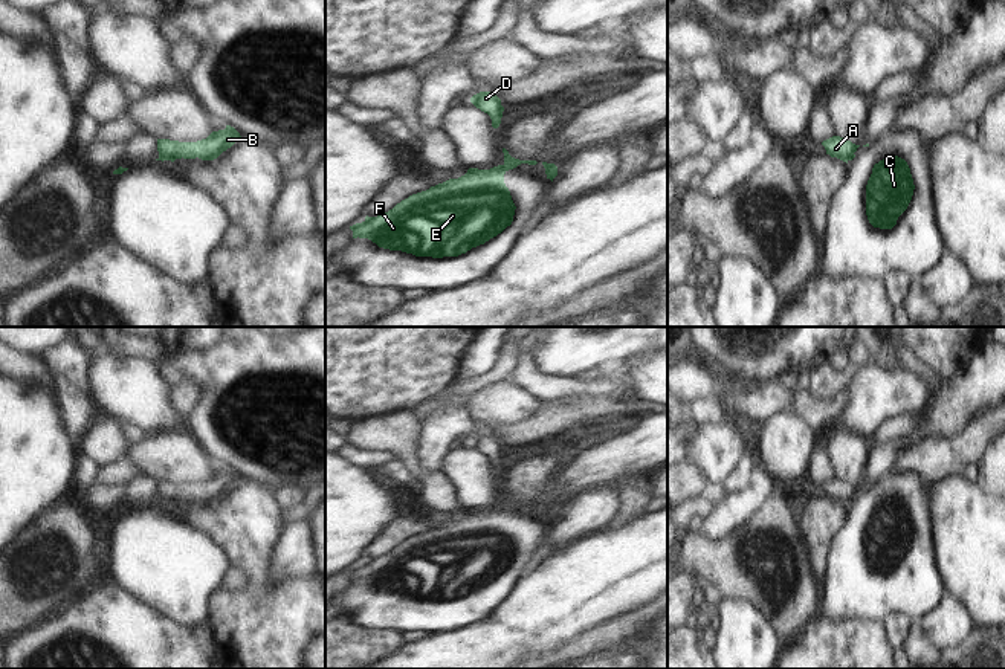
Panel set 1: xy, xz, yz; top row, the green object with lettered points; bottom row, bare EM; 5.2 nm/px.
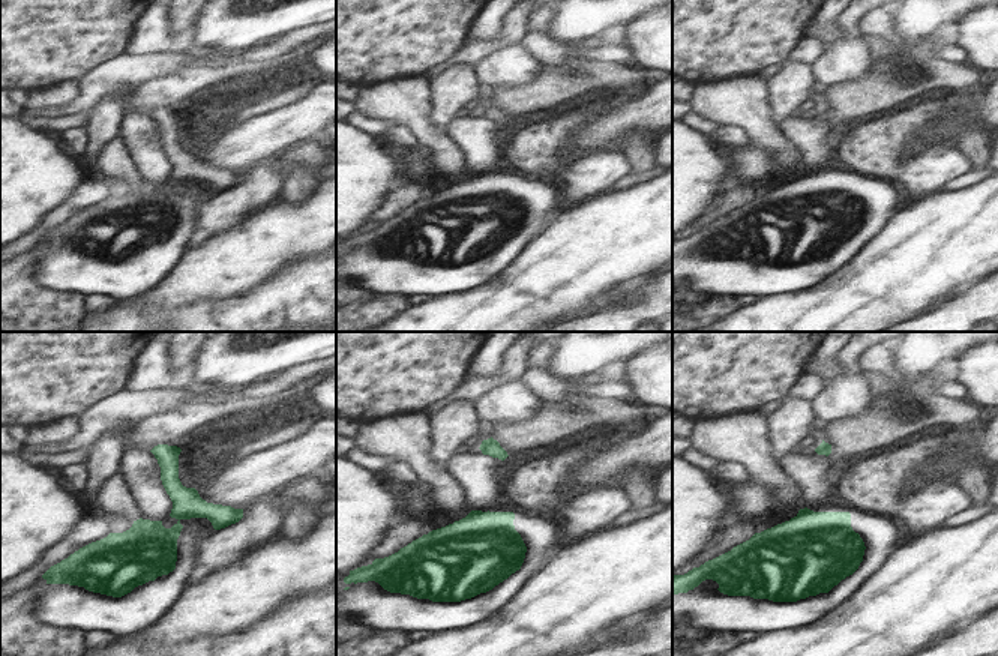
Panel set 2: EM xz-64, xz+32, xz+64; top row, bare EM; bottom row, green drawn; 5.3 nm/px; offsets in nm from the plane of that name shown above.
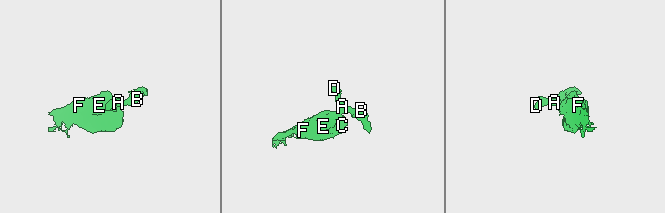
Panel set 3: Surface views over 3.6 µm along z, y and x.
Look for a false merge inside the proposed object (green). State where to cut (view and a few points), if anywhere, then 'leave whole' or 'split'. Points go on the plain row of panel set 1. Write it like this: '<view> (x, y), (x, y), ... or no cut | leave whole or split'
xz (504, 506), (513, 509) | split

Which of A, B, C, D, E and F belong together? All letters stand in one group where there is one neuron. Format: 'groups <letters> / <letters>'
groups A B D / C E F

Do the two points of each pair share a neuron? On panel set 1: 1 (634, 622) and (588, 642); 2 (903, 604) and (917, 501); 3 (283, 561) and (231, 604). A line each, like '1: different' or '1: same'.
1: same
2: same
3: different

